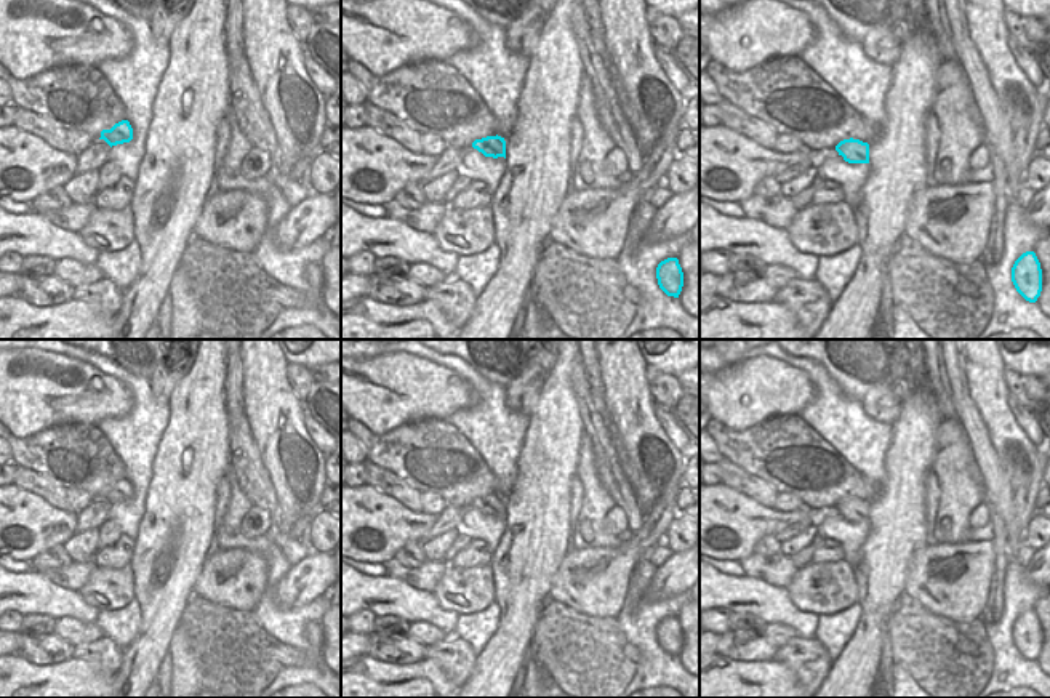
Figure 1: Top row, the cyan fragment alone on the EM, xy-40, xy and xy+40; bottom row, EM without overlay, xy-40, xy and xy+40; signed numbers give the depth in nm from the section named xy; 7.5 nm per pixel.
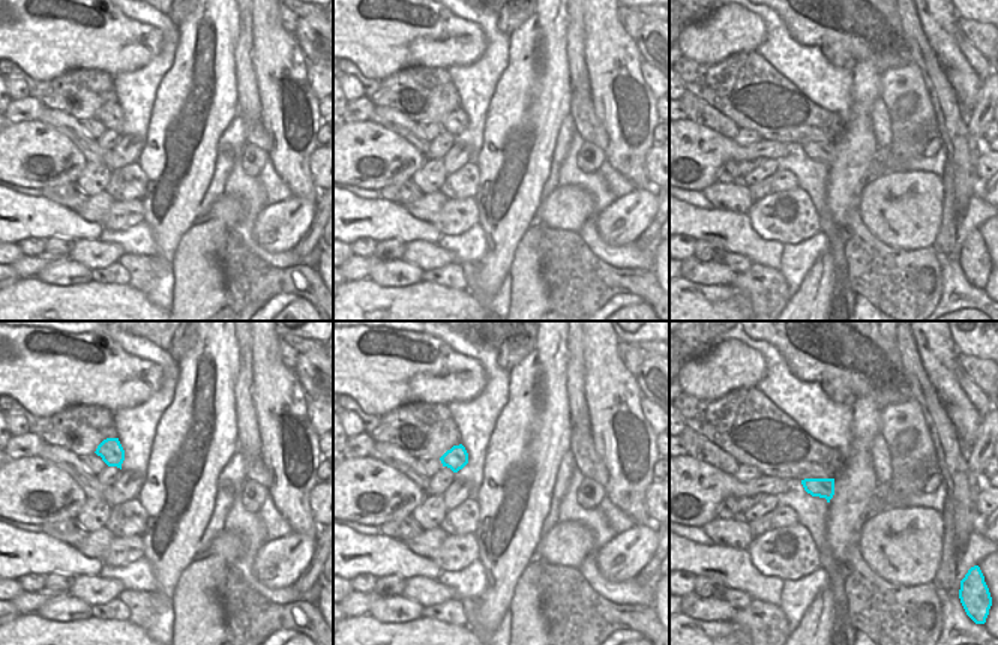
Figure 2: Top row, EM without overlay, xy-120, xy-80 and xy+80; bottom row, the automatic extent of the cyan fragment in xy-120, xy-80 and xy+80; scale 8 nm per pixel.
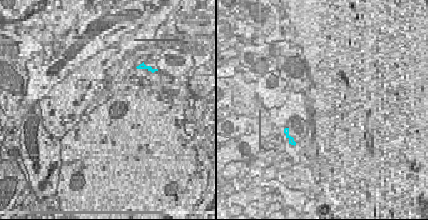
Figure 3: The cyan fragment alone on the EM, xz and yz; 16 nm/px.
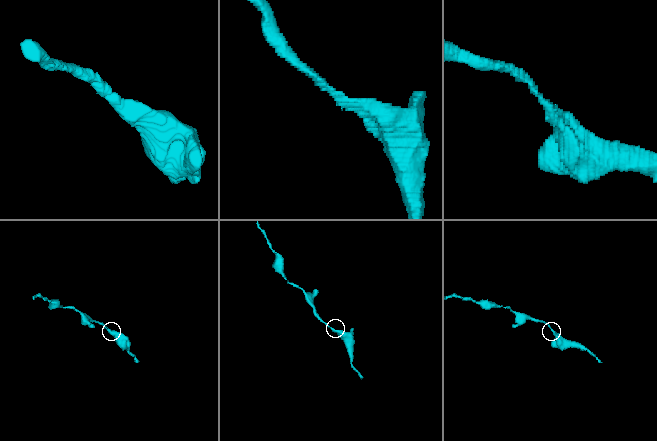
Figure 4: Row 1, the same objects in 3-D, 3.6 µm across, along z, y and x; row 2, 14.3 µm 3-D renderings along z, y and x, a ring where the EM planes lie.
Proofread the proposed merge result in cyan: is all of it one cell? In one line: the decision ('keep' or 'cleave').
keep

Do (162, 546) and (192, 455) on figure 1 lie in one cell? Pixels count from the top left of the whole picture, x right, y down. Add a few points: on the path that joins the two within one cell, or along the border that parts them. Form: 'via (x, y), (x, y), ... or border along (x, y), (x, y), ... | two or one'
via (178, 524), (184, 477) | one

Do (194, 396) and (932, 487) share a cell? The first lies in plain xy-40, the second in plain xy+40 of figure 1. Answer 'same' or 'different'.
different

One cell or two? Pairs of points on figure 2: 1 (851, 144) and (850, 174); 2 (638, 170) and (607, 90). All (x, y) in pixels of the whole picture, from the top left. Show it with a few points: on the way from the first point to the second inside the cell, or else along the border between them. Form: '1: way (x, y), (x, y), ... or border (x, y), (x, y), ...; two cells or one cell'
1: way (851, 152), (851, 167); one cell
2: way (628, 150), (619, 134), (616, 110); one cell

